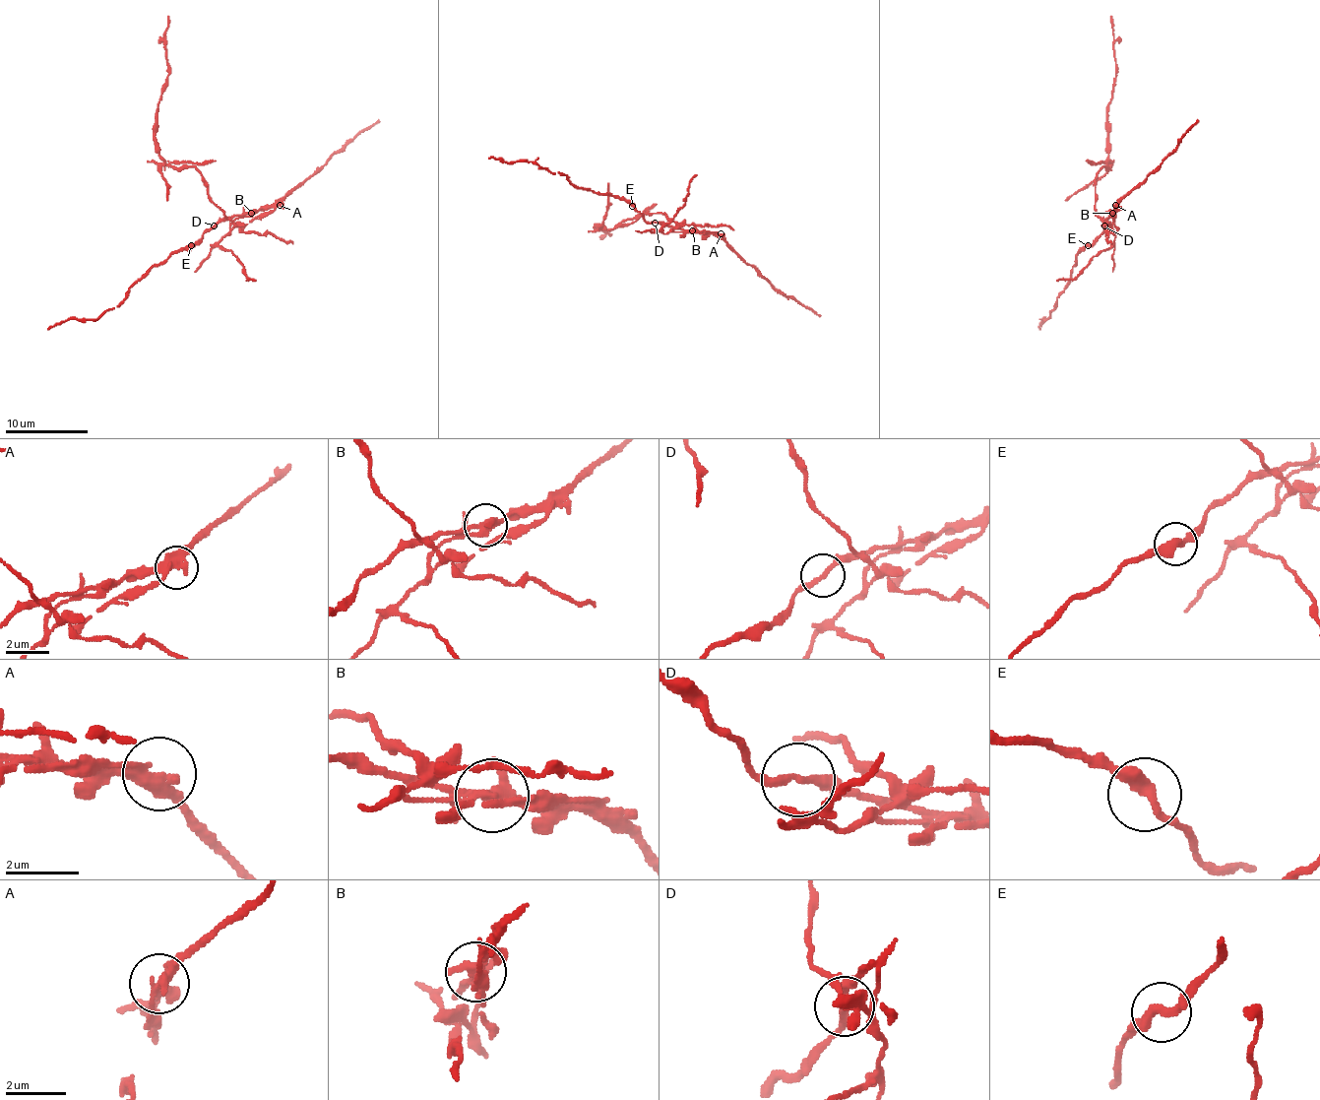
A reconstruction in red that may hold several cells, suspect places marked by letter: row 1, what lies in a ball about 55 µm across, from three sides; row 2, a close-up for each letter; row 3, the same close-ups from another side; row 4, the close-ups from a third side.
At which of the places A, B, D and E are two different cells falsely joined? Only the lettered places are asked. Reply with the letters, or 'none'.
A, B

